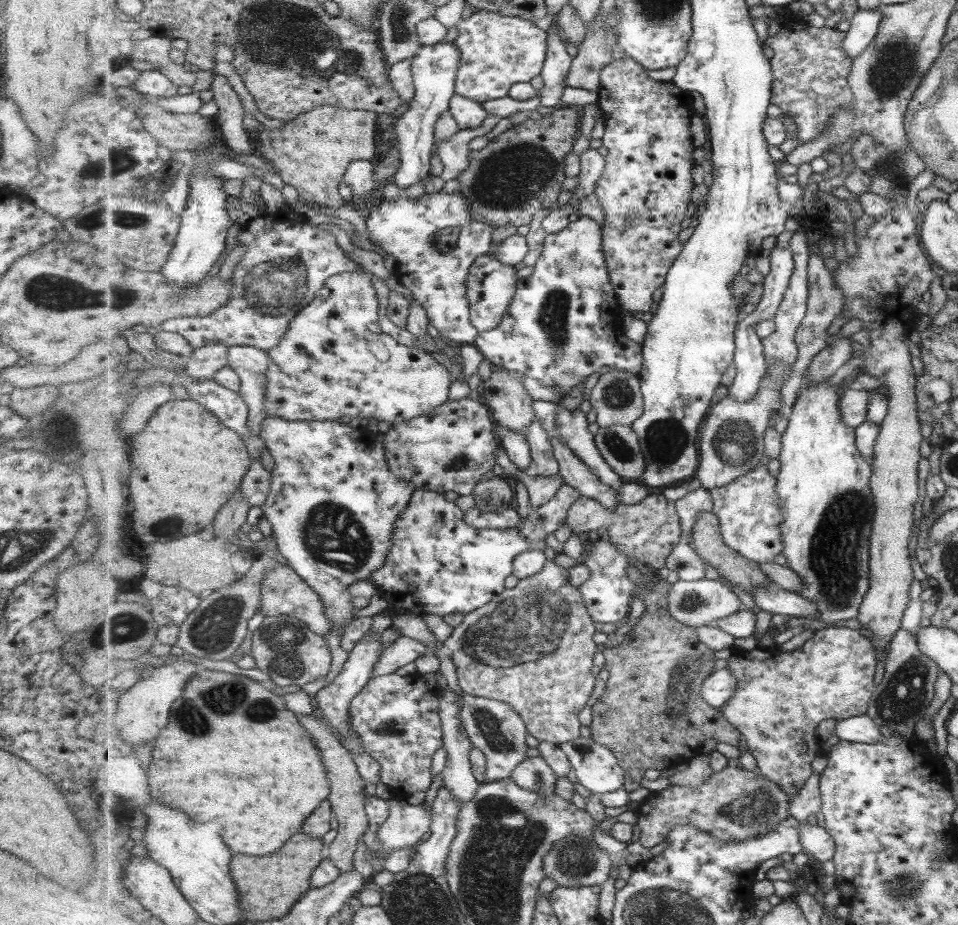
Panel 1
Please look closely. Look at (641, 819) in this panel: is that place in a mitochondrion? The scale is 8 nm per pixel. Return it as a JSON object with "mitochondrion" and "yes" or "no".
{"mitochondrion":"no"}

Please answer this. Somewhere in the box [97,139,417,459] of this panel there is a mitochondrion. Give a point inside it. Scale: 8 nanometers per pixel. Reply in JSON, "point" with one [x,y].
{"point":[274,287]}

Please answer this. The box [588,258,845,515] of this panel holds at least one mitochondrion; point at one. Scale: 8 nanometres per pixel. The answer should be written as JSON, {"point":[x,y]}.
{"point":[735,444]}

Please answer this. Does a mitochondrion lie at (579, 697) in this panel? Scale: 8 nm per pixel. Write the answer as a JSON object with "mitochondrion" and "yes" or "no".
{"mitochondrion":"no"}

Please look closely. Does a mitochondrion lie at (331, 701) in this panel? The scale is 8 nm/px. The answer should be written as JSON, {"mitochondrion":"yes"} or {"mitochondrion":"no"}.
{"mitochondrion":"no"}

